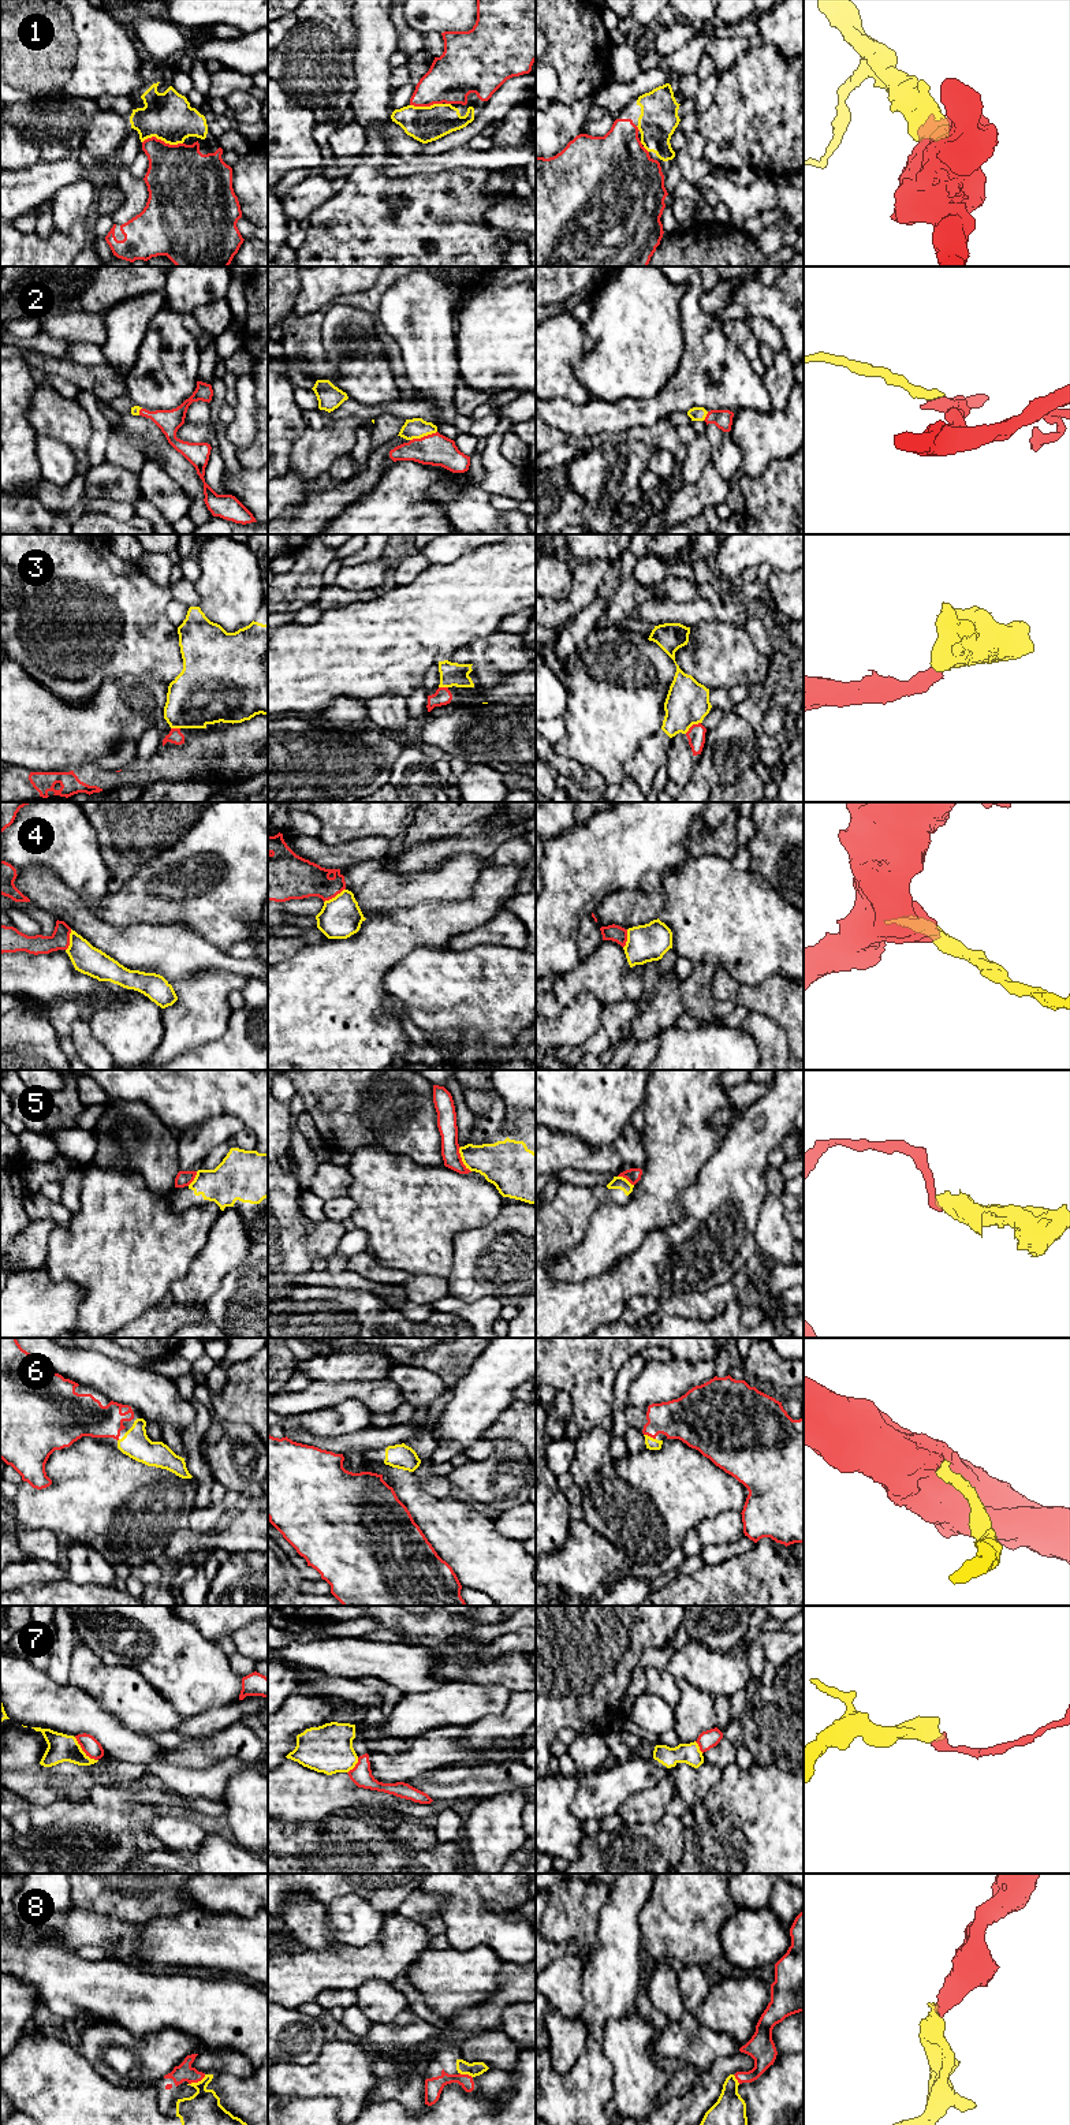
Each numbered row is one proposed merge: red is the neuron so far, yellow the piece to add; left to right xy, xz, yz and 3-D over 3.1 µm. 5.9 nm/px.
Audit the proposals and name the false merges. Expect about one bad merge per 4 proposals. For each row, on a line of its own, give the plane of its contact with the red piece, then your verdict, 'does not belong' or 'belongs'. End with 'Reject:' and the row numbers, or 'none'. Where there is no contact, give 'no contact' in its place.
1: meets red in xy; belongs
2: meets red in xz; belongs
3: meets red in yz; does not belong
4: meets red in xz; does not belong
5: meets red in xz; does not belong
6: meets red in yz; belongs
7: meets red in xy; does not belong
8: meets red in xy; belongs
Reject: 3, 4, 5, 7

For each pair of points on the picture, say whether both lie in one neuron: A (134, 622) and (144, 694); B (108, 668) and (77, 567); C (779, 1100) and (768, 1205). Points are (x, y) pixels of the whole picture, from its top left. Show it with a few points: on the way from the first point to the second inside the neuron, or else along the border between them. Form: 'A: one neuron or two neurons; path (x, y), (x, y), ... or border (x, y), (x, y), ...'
A: two neurons; border (110, 679), (126, 675), (155, 675), (168, 685)
B: one neuron; path (119, 642), (127, 633), (127, 617), (103, 592)
C: two neurons; border (768, 1193), (761, 1200), (756, 1223)

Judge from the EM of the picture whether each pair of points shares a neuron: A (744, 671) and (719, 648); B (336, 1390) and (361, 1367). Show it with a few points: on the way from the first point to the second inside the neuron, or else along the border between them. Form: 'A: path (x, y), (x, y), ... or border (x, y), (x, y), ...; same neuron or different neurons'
A: path (738, 666), (724, 653); same neuron
B: border (313, 1380), (379, 1380); different neurons

